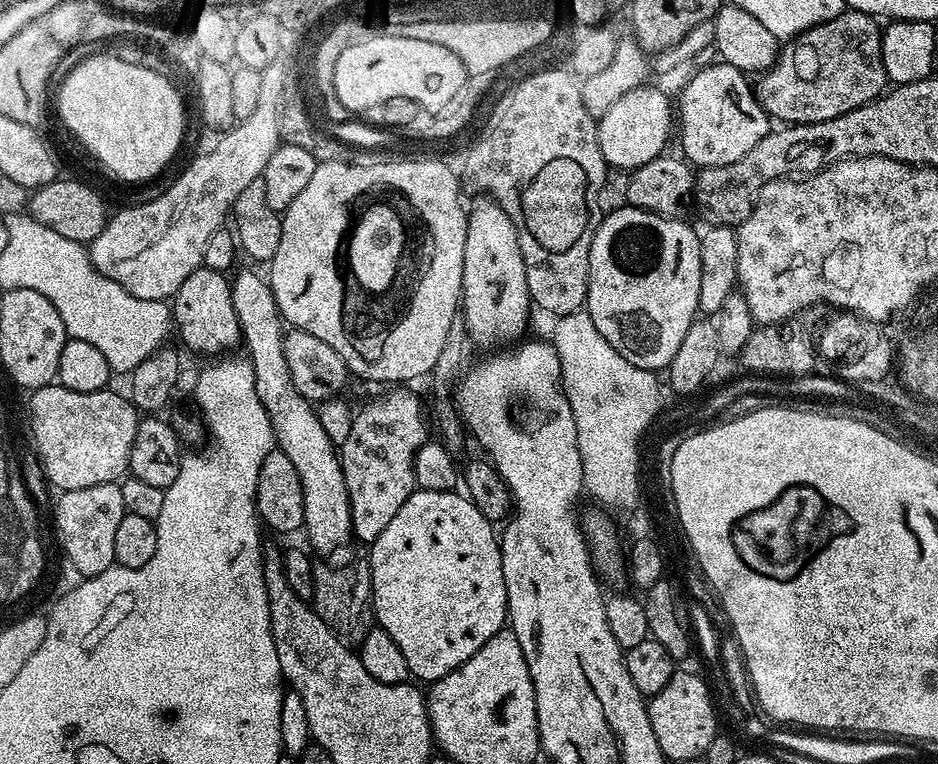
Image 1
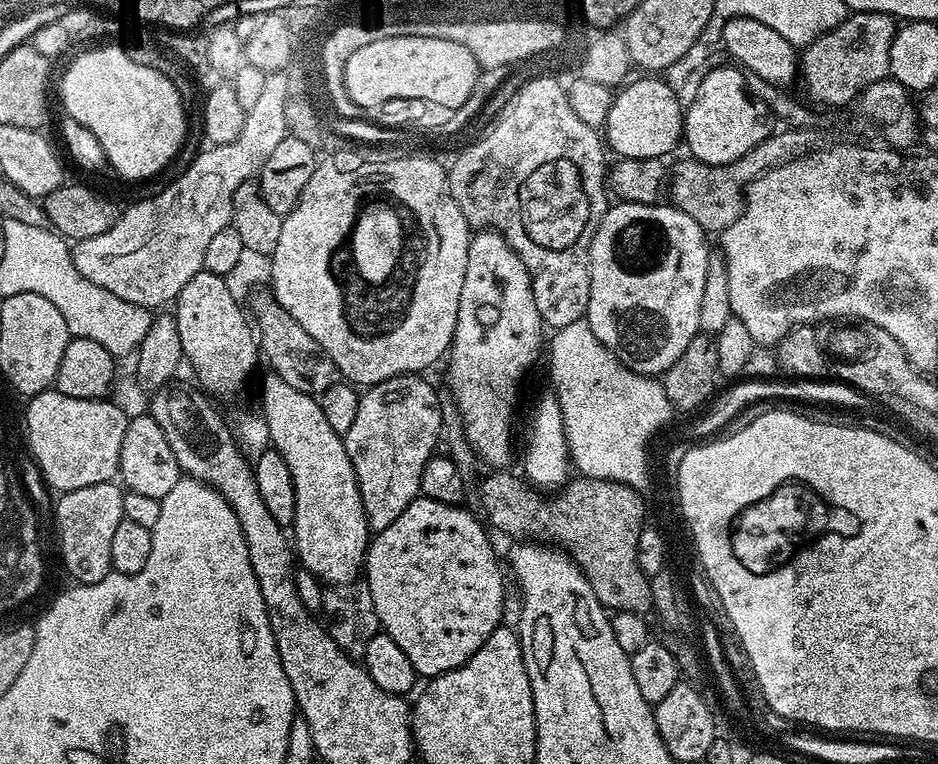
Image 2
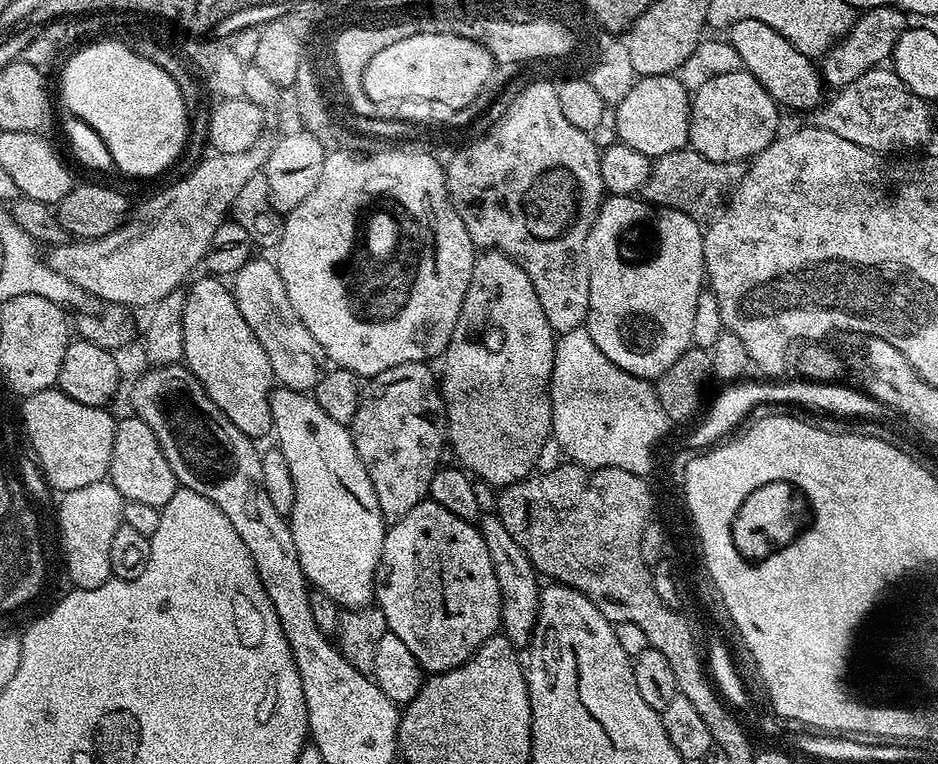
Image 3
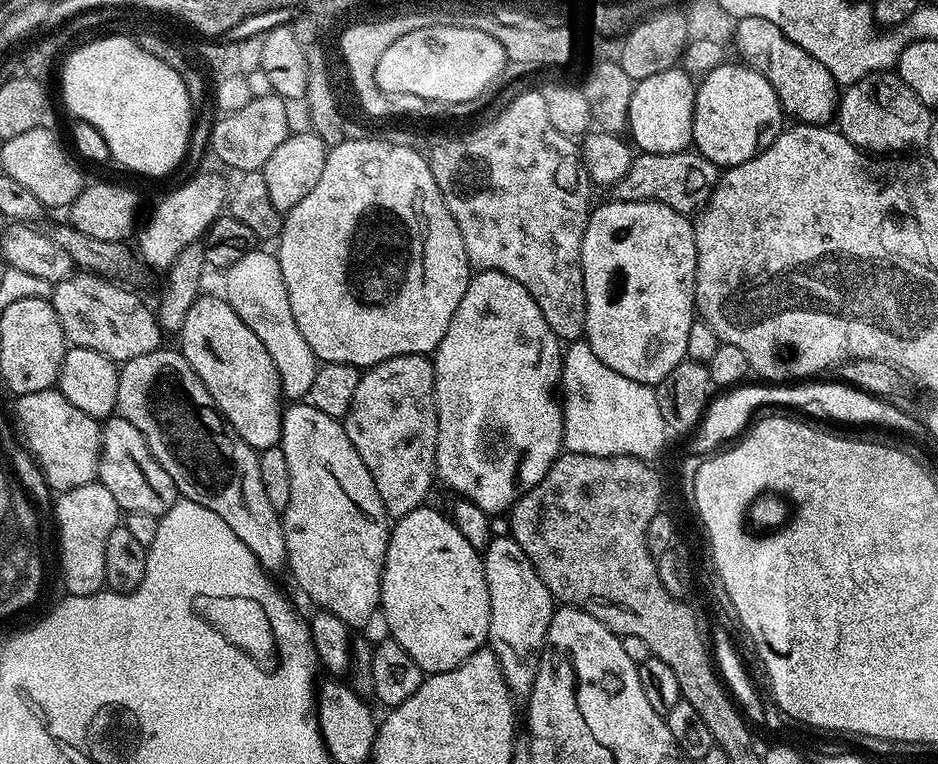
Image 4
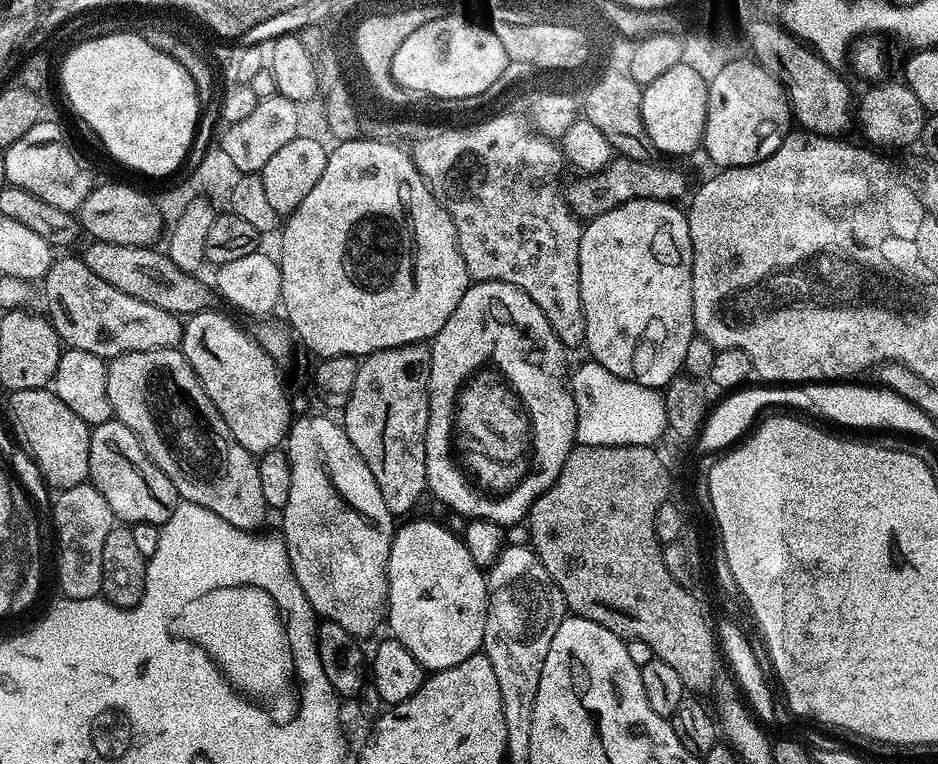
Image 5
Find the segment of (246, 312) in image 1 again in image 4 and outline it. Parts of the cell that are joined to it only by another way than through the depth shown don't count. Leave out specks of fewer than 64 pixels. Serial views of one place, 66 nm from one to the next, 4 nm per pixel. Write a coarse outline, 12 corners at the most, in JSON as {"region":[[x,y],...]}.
{"region":[[284,408],[287,571],[350,626],[390,517],[343,423]]}

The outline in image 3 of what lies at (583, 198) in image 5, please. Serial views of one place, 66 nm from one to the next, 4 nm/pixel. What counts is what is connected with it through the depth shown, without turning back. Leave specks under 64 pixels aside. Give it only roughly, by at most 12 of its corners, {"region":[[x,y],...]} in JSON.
{"region":[[690,146],[652,160],[639,195],[704,222],[744,177]]}

